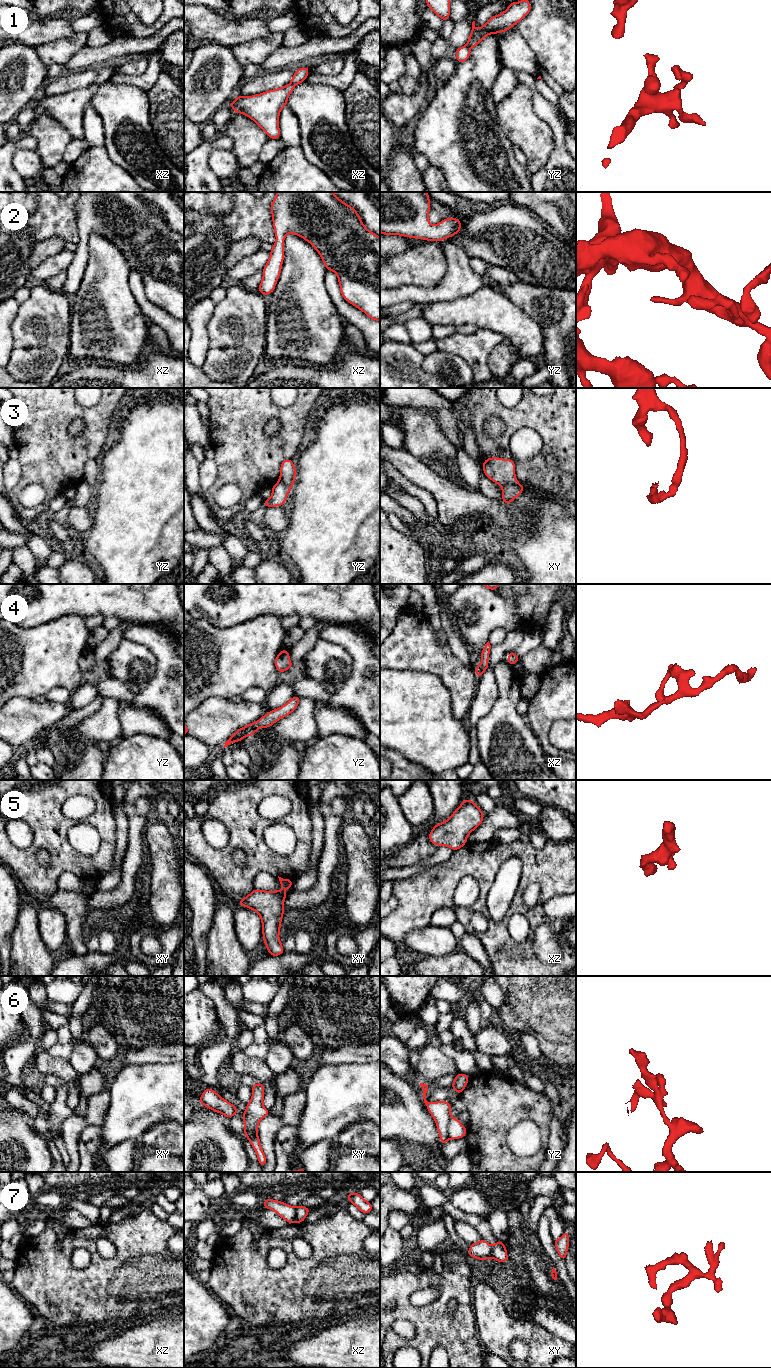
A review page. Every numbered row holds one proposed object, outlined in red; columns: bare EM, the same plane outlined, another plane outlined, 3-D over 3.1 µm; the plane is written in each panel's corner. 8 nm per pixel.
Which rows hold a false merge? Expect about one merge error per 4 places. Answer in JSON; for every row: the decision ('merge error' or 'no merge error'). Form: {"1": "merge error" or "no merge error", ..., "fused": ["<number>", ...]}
{"1": "merge error", "2": "no merge error", "3": "merge error", "4": "no merge error", "5": "no merge error", "6": "no merge error", "7": "no merge error", "fused": ["1", "3"]}

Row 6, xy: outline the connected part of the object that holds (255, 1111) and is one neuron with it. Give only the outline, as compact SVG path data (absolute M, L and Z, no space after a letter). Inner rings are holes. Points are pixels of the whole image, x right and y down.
M261 1082L251 1086L252 1099L246 1104L246 1111L242 1114L244 1120L244 1134L254 1148L259 1164L265 1167L267 1159L260 1145L258 1137L258 1124L261 1119L270 1115L269 1110L263 1106L264 1085Z

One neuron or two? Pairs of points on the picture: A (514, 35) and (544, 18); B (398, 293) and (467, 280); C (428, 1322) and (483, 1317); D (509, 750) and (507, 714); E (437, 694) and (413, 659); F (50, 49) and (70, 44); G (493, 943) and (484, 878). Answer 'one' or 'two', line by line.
A: two
B: one
C: two
D: one
E: two
F: one
G: one

